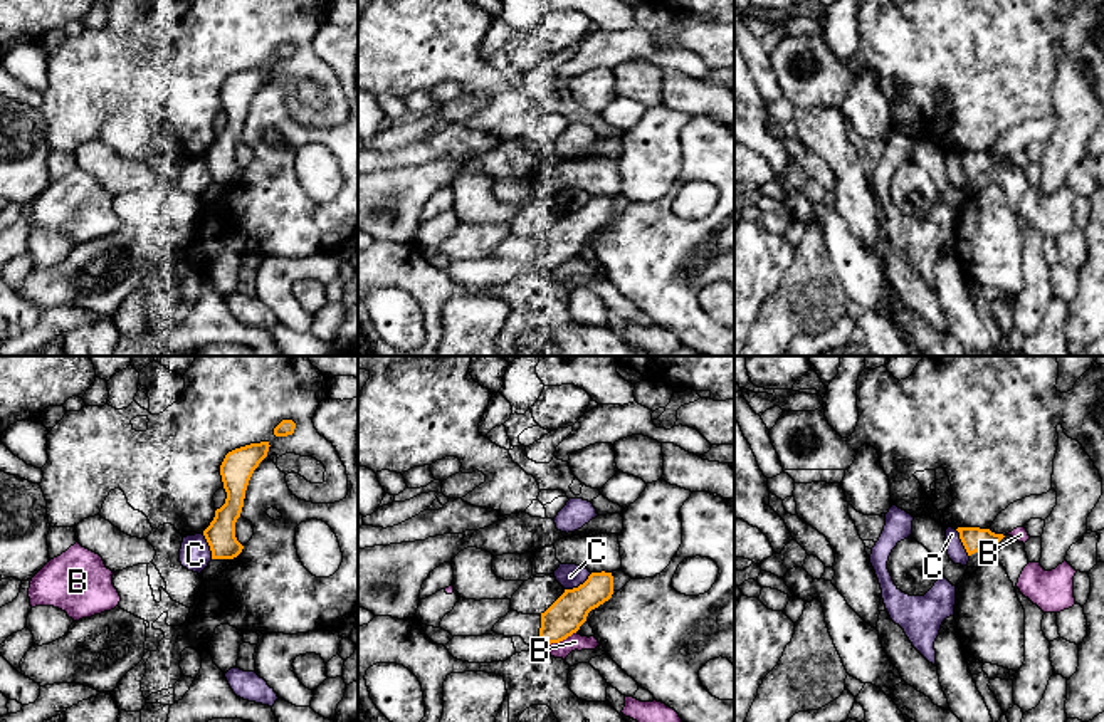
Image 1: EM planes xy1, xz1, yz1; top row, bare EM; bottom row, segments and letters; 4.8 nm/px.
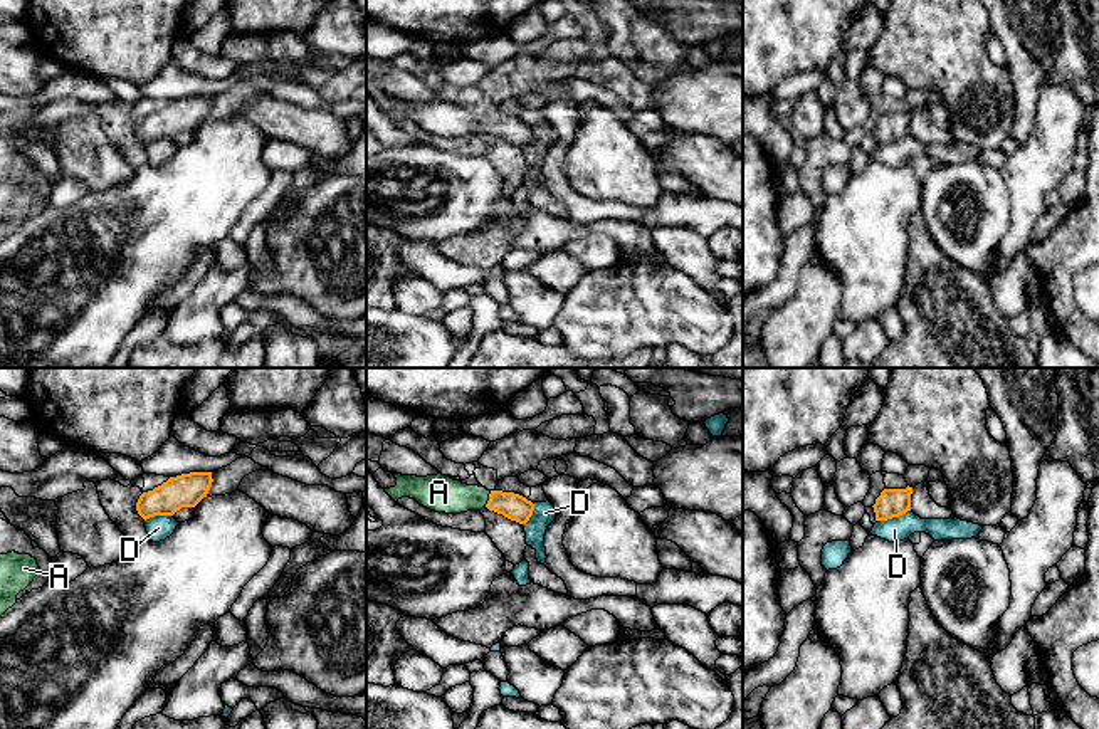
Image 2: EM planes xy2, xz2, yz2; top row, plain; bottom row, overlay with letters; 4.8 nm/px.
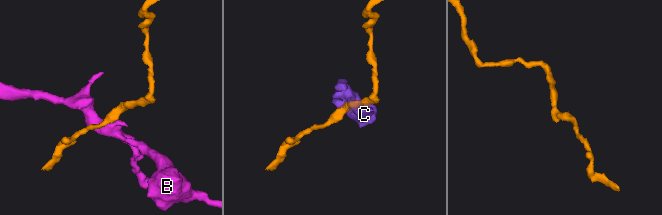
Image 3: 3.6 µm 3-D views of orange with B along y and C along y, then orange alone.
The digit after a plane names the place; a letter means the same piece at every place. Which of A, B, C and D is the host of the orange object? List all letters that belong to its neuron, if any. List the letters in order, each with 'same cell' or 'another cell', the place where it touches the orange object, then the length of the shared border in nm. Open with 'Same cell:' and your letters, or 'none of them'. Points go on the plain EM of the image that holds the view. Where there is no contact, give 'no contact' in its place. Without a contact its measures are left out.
Same cell: A
A: same cell | xz2 (489, 123) | 90 nm
B: another cell | xz1 (562, 264) | 140 nm
C: another cell | xz1 (580, 209) | 160 nm
D: another cell | yz2 (893, 140) | 170 nm

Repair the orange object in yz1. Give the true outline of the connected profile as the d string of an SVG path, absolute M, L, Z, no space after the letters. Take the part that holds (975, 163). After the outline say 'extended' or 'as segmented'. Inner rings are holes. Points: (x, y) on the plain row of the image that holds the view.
M958 151L959 163L968 176L968 180L995 171L1005 160L995 158L990 153L980 153L980 151Z; as segmented

